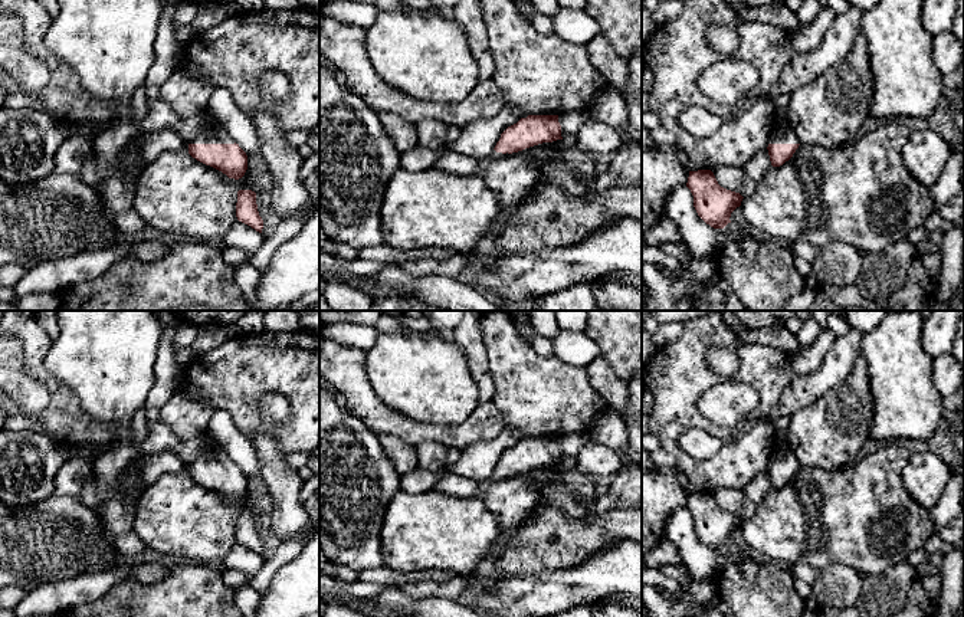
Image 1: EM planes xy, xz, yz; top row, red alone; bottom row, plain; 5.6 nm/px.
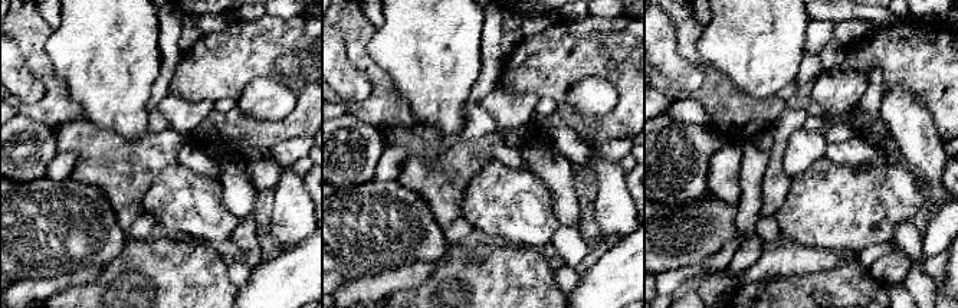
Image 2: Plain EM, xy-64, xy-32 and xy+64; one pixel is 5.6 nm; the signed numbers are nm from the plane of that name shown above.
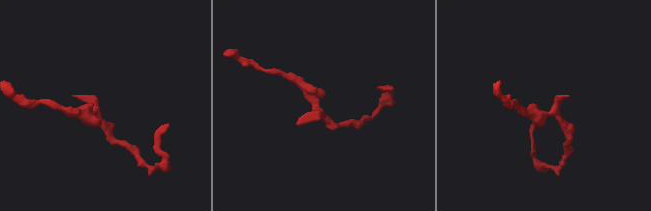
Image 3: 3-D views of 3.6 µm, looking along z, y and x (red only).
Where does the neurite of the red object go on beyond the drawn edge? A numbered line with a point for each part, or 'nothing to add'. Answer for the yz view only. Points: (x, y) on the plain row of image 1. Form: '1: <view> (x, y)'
1: yz (777, 459)

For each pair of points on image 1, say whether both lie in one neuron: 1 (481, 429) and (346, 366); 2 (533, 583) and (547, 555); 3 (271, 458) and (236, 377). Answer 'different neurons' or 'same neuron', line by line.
1: same neuron
2: different neurons
3: different neurons

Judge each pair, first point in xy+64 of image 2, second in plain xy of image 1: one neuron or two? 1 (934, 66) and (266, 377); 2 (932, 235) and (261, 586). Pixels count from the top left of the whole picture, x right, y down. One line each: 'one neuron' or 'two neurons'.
1: one neuron
2: one neuron

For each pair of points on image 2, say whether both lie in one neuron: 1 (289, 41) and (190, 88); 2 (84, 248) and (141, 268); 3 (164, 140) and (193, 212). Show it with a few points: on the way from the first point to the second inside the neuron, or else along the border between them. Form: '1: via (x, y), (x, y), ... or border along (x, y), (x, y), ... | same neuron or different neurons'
1: via (265, 41), (215, 66) | same neuron
2: border along (127, 241), (122, 251), (104, 266) | different neurons
3: border along (179, 163), (167, 166), (148, 187) | different neurons

